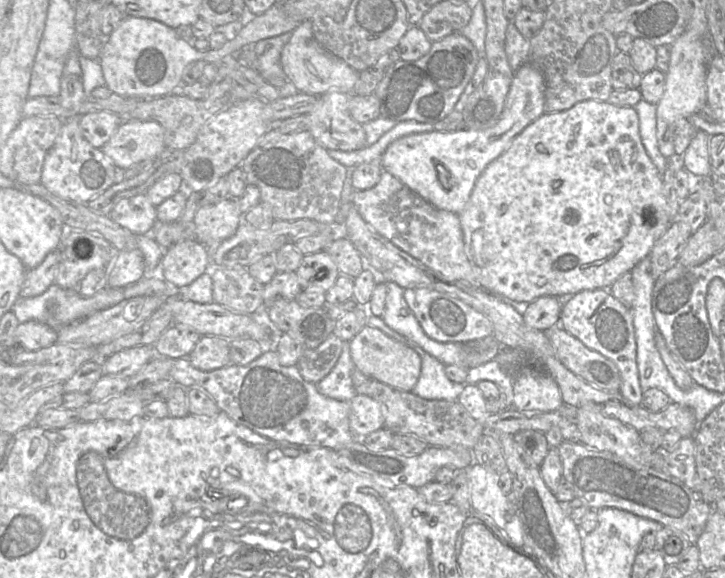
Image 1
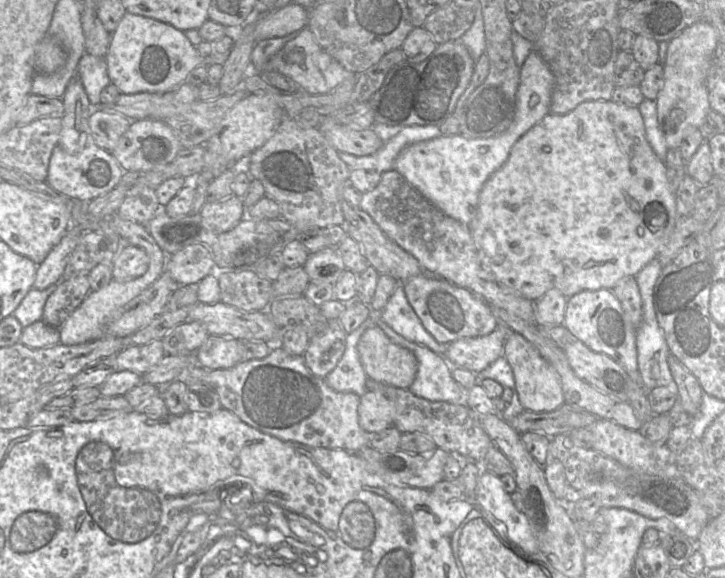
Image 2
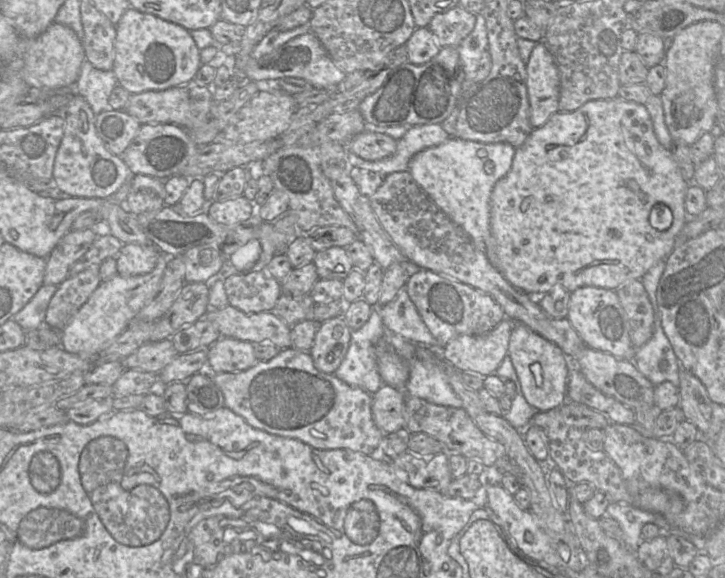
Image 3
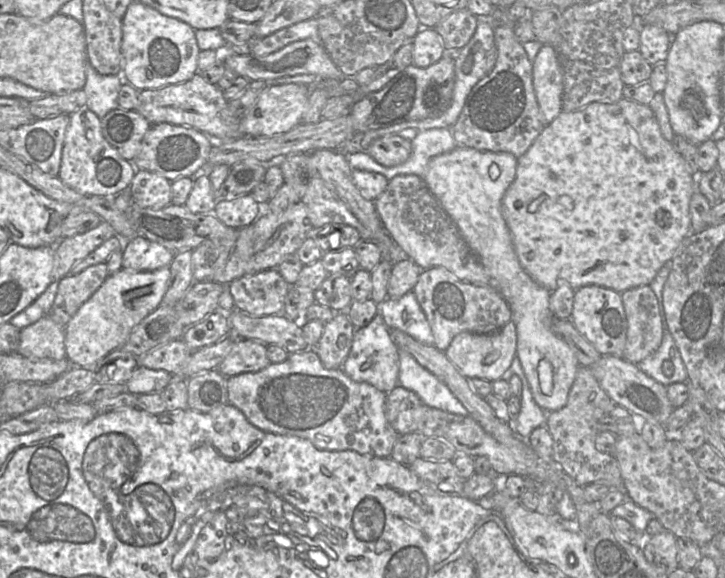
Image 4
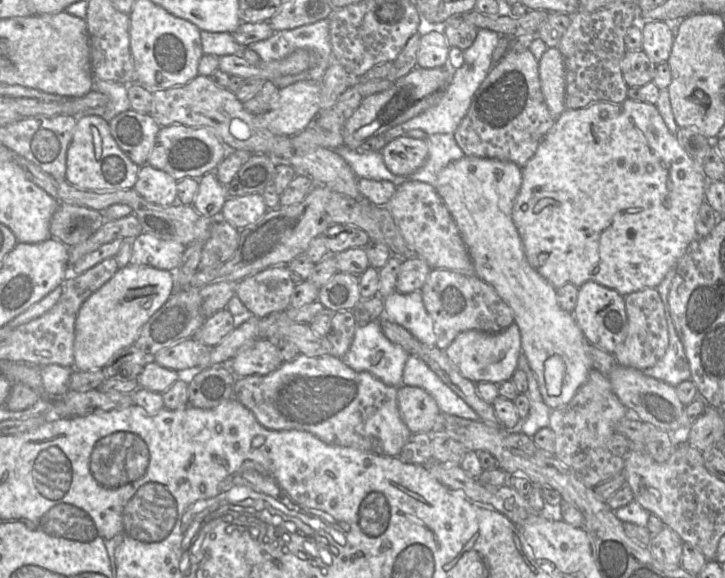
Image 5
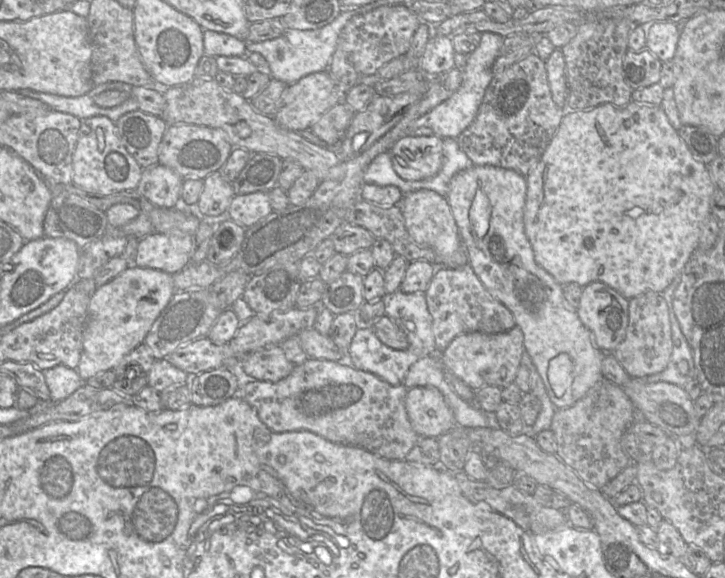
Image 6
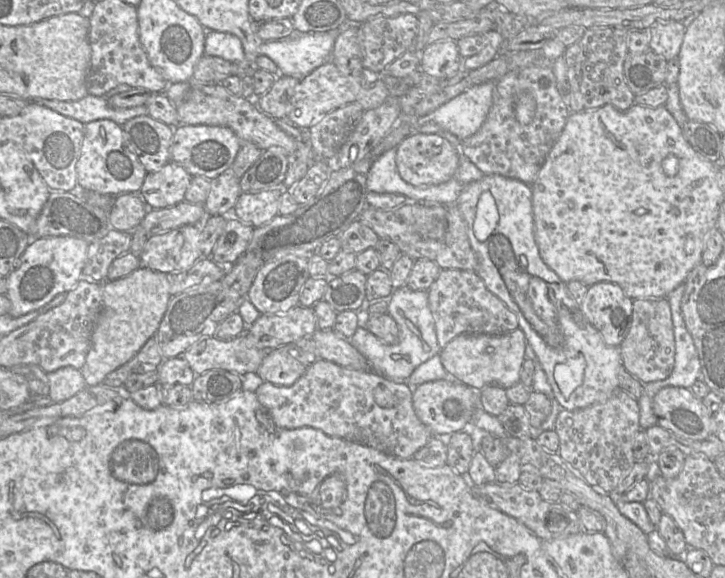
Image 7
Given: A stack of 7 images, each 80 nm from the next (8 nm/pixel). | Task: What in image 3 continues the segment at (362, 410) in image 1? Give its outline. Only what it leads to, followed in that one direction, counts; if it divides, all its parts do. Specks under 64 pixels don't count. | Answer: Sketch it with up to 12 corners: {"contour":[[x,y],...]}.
{"contour":[[383,385],[372,394],[376,426],[405,428],[403,389]]}

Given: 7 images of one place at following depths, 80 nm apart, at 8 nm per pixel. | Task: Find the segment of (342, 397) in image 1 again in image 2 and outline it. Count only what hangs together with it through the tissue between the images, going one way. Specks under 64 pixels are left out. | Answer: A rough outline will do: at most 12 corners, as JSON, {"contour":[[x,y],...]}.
{"contour":[[374,314],[346,337],[336,367],[324,378],[338,392],[364,395],[368,376],[358,342]]}

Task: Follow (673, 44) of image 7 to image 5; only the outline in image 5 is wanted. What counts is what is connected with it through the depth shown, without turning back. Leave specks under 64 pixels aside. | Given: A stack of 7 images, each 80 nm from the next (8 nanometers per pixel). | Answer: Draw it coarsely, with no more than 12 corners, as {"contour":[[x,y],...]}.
{"contour":[[639,20],[642,50],[667,62],[674,41],[665,21]]}

